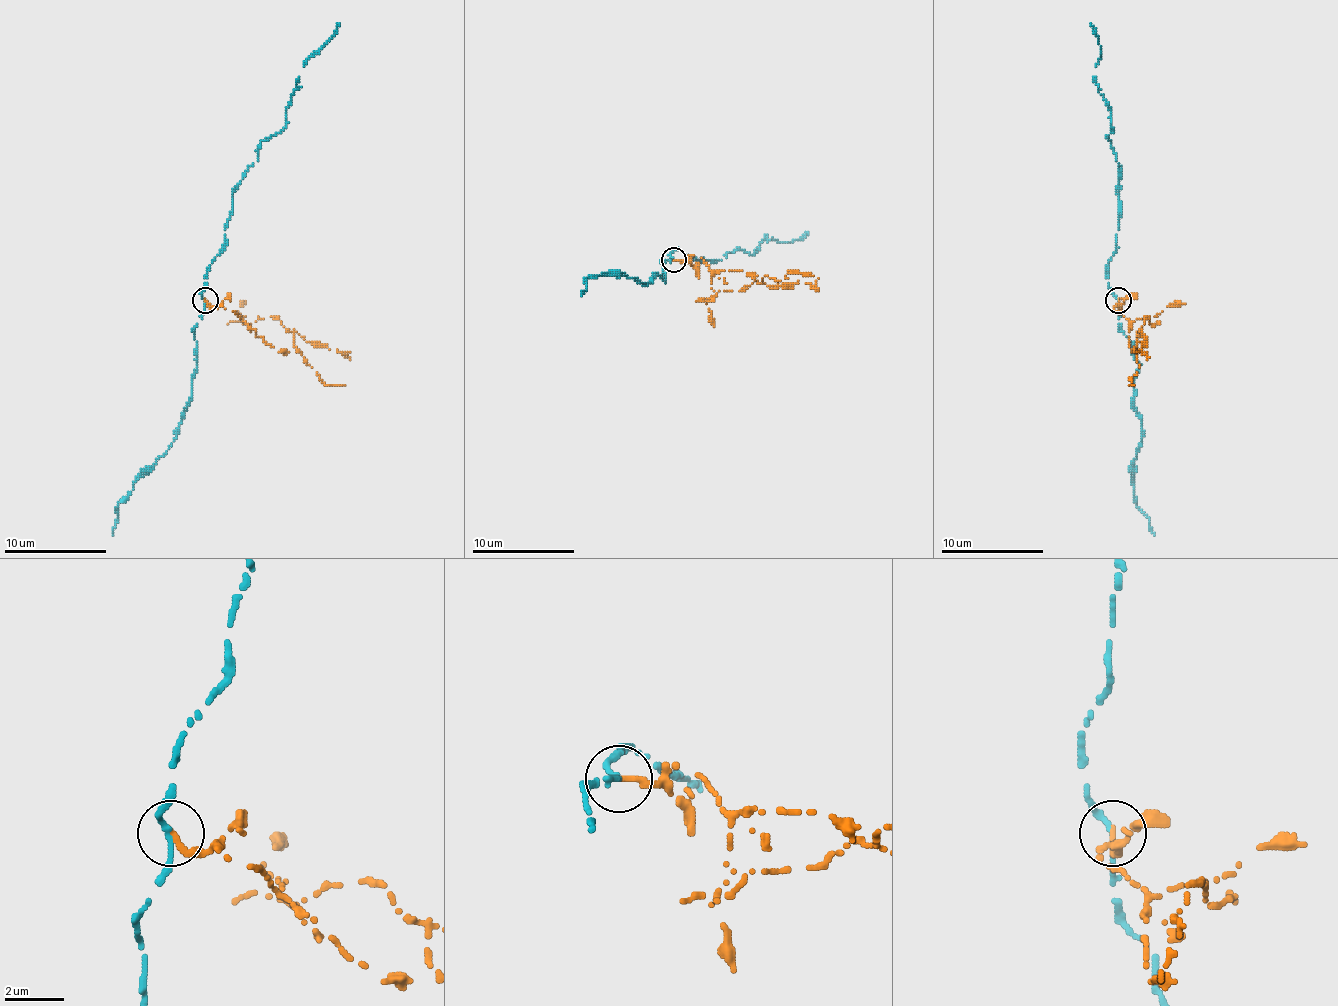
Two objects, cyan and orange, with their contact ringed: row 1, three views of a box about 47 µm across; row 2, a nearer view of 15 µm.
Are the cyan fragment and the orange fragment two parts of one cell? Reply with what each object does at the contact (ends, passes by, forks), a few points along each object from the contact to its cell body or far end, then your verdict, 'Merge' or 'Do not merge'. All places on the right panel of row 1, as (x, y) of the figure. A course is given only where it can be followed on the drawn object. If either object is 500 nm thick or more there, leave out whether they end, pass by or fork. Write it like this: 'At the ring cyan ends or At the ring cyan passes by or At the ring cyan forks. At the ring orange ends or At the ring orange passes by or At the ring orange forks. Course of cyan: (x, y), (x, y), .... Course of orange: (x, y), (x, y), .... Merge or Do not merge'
At the ring cyan passes by. At the ring orange ends. Course of cyan: (1119, 301), (1108, 275), (1119, 189), (1108, 135), (1113, 128), (1111, 107), (1098, 92), (1101, 46), (1091, 23). Course of orange: (1119, 301), (1116, 311), (1129, 321), (1131, 352), (1141, 331), (1144, 352), (1136, 352). Do not merge

